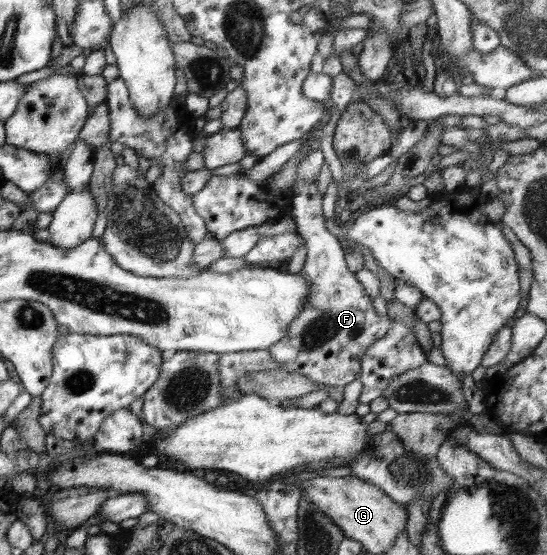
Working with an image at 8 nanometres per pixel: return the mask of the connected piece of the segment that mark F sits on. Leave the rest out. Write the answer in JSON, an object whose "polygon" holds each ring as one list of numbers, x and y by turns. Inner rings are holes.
{"polygon":[[300,181,293,188,289,212,293,216,296,233,304,239,307,257,301,276,311,284,311,293,307,296,308,304,289,324,287,335,269,348,271,357,286,371,303,374,312,382,343,387,359,378,361,358,369,346,380,340,391,327,388,316,380,316,372,305,373,299,364,285,358,280,345,261,345,247,334,234,327,230,327,218,323,215,323,195,318,191,317,181]]}

